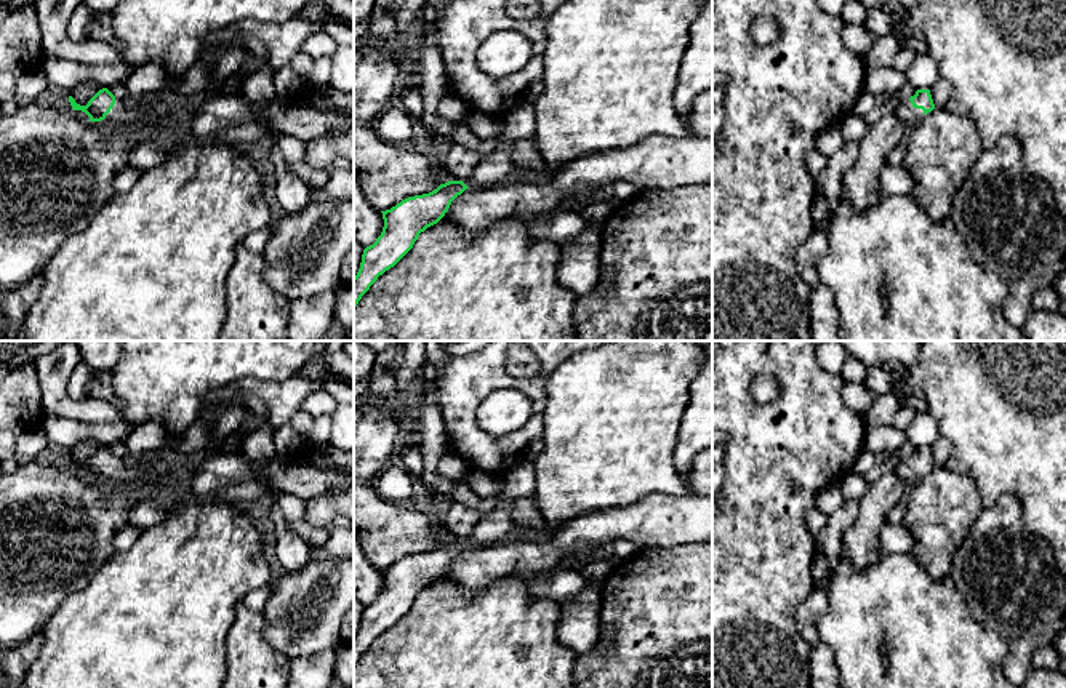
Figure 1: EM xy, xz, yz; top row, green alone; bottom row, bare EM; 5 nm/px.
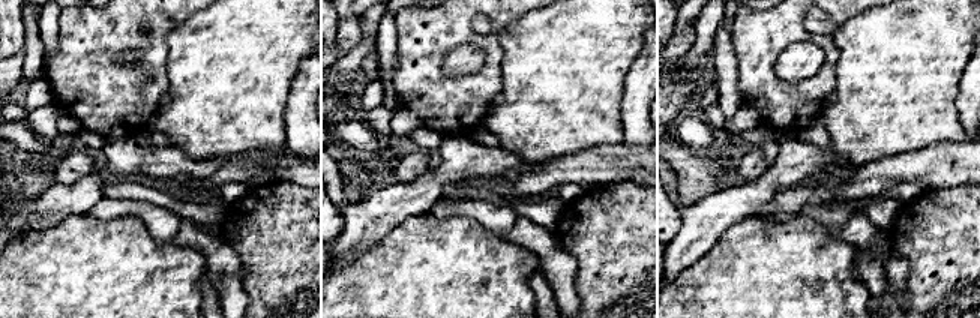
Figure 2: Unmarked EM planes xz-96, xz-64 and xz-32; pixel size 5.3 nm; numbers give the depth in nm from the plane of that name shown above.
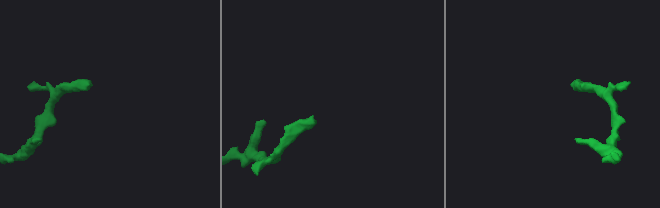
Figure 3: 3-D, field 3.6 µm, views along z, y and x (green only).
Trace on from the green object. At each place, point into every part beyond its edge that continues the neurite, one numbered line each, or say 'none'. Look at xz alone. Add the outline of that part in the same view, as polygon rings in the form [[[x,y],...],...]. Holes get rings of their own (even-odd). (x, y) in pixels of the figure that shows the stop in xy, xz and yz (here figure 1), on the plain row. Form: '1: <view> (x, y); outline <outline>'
1: xz (493, 528); outline [[[514,501],[496,506],[483,520],[474,526],[472,533],[464,539],[464,542],[471,549],[475,549],[503,541],[509,531],[519,526],[511,518],[512,510]]]

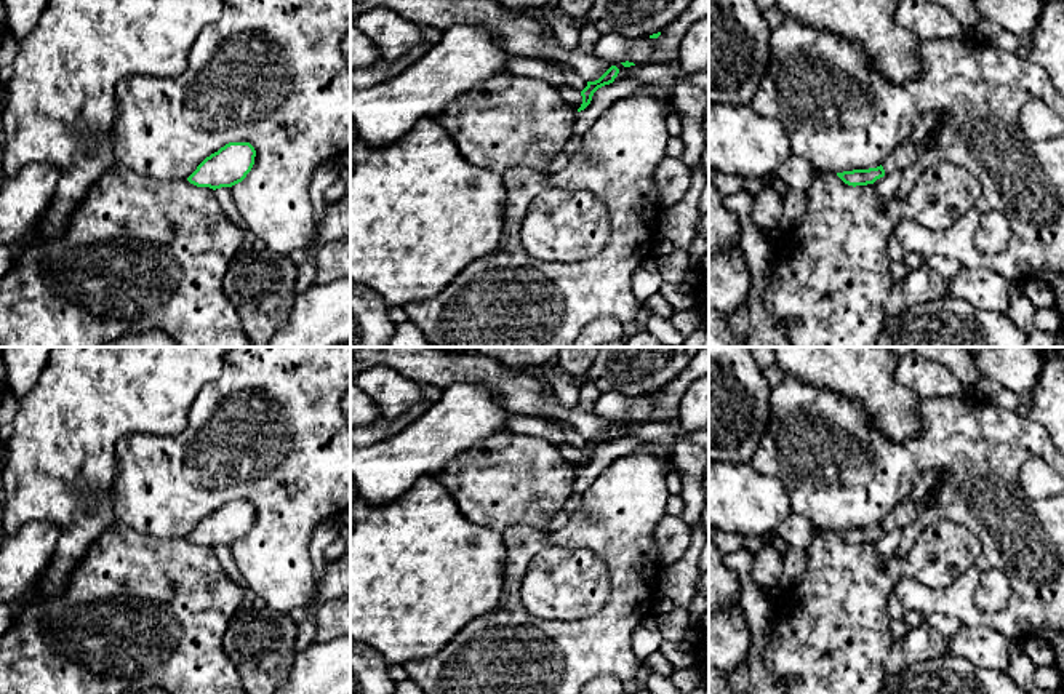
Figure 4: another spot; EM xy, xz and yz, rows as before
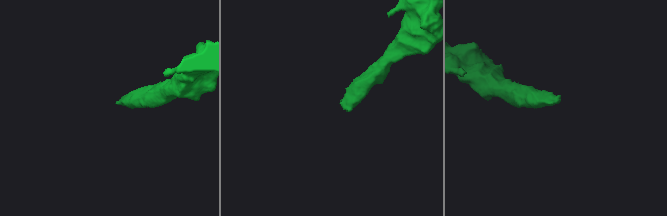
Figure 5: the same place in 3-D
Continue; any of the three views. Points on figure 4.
1: yz (906, 514); outline [[[930,493],[918,502],[907,501],[898,505],[890,515],[882,520],[885,534],[893,529],[904,531],[907,526],[914,524],[918,520],[920,513],[931,505],[931,502],[933,496]]]

